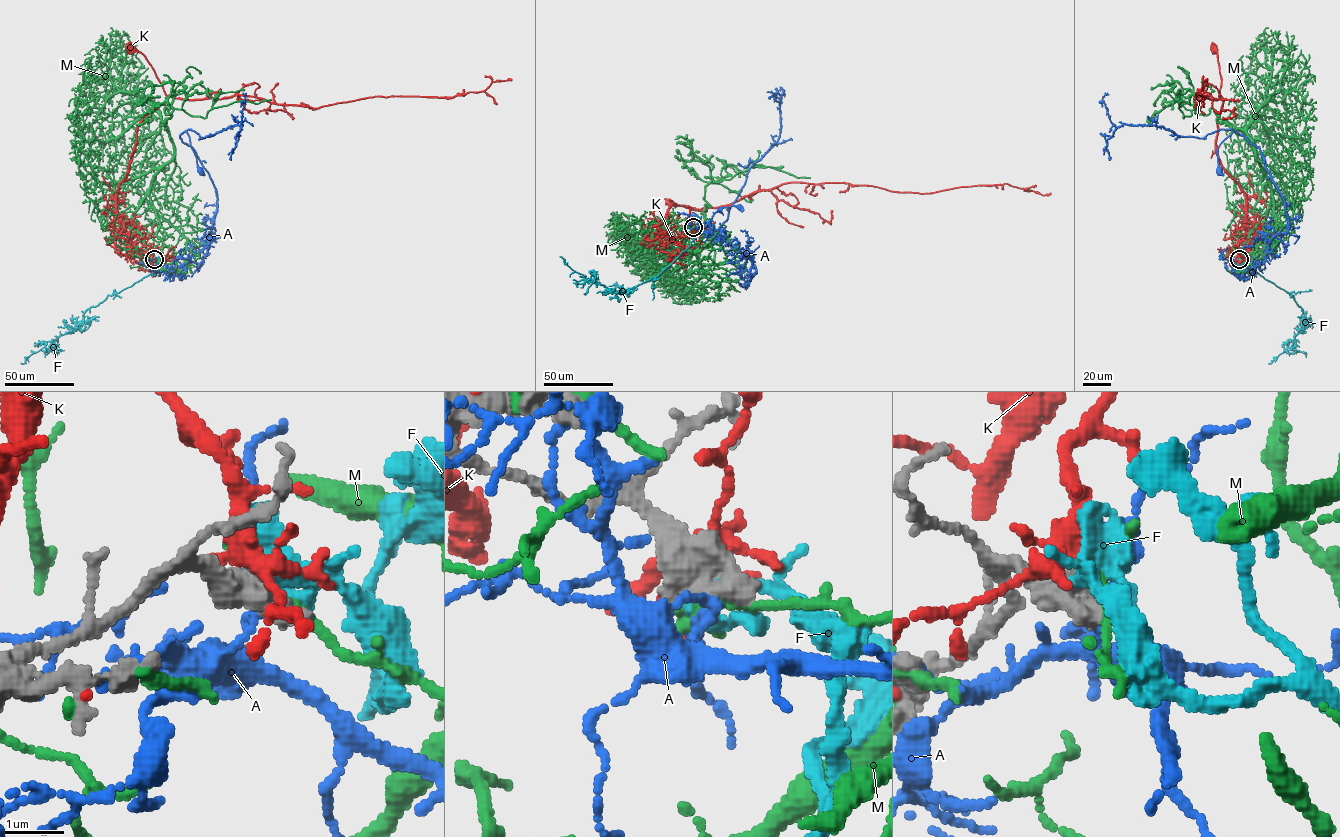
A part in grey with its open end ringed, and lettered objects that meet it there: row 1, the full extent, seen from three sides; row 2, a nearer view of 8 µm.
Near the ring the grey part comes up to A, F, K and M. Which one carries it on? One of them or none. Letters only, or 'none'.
F

